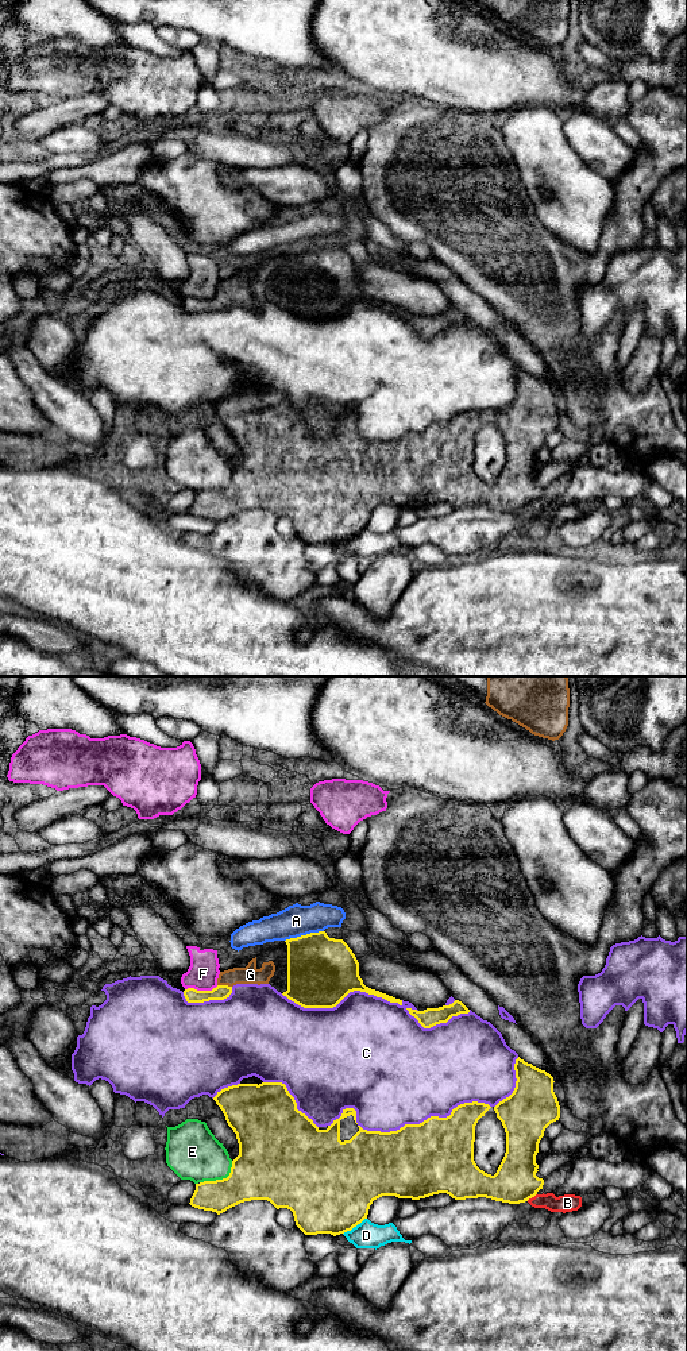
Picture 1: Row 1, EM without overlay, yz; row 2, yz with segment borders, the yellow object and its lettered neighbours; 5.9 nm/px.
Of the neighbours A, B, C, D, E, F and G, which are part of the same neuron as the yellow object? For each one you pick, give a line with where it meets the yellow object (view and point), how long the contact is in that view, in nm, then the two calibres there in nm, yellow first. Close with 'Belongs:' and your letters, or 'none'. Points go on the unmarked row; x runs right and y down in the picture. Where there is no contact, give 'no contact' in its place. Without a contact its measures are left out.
G: yz (224, 294) | 90 nm | 90/110 nm
Belongs: G

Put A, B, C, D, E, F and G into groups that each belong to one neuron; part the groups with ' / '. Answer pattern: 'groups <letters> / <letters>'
groups A / B / C / D / E / F / G

